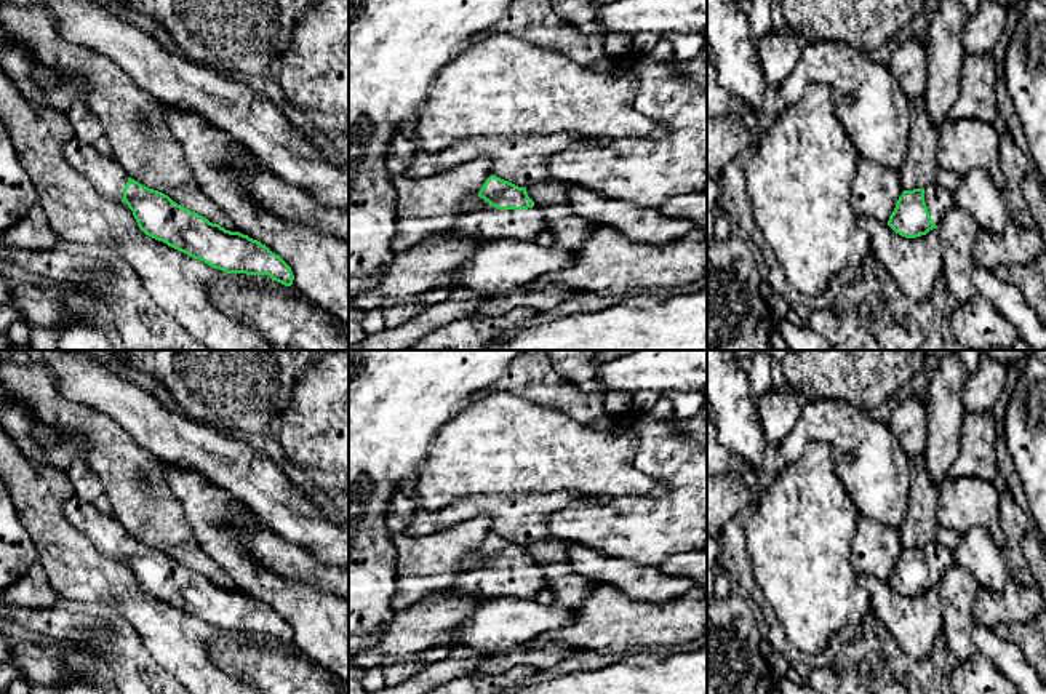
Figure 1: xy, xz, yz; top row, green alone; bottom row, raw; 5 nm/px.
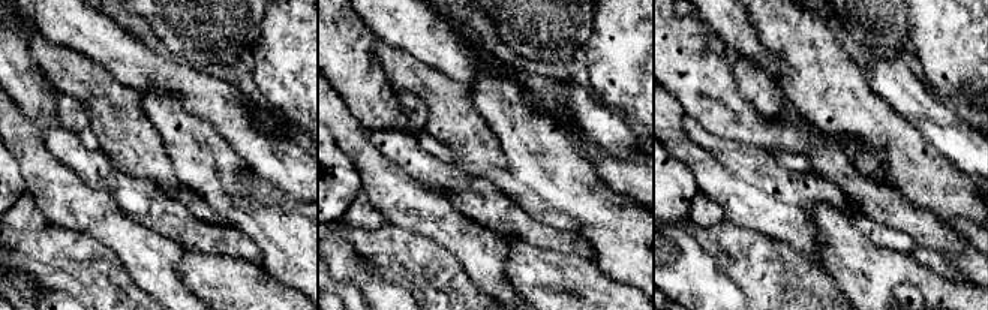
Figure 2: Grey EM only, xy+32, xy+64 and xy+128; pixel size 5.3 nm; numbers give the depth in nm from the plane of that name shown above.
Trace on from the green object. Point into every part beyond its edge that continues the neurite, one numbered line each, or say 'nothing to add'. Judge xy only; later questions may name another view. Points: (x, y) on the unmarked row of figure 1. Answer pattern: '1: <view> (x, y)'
1: xy (109, 536)

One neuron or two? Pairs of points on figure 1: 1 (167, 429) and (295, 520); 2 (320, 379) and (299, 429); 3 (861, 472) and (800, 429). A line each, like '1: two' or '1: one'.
1: one
2: one
3: one

